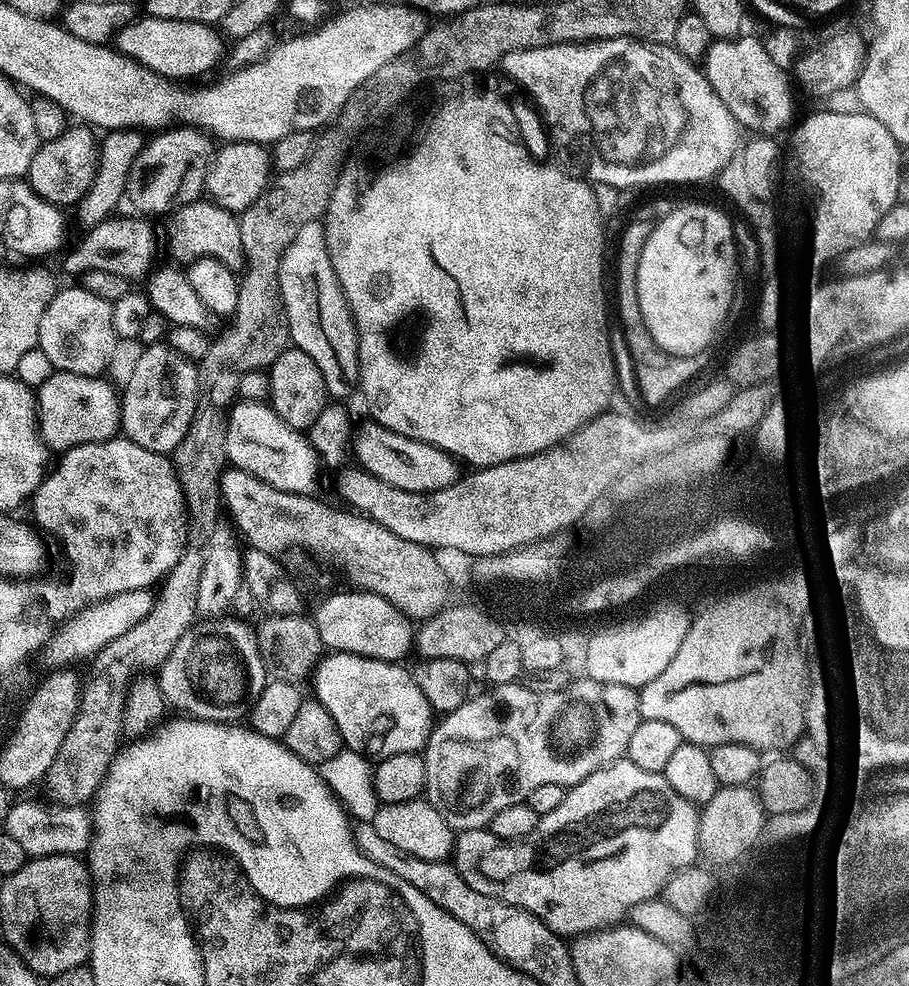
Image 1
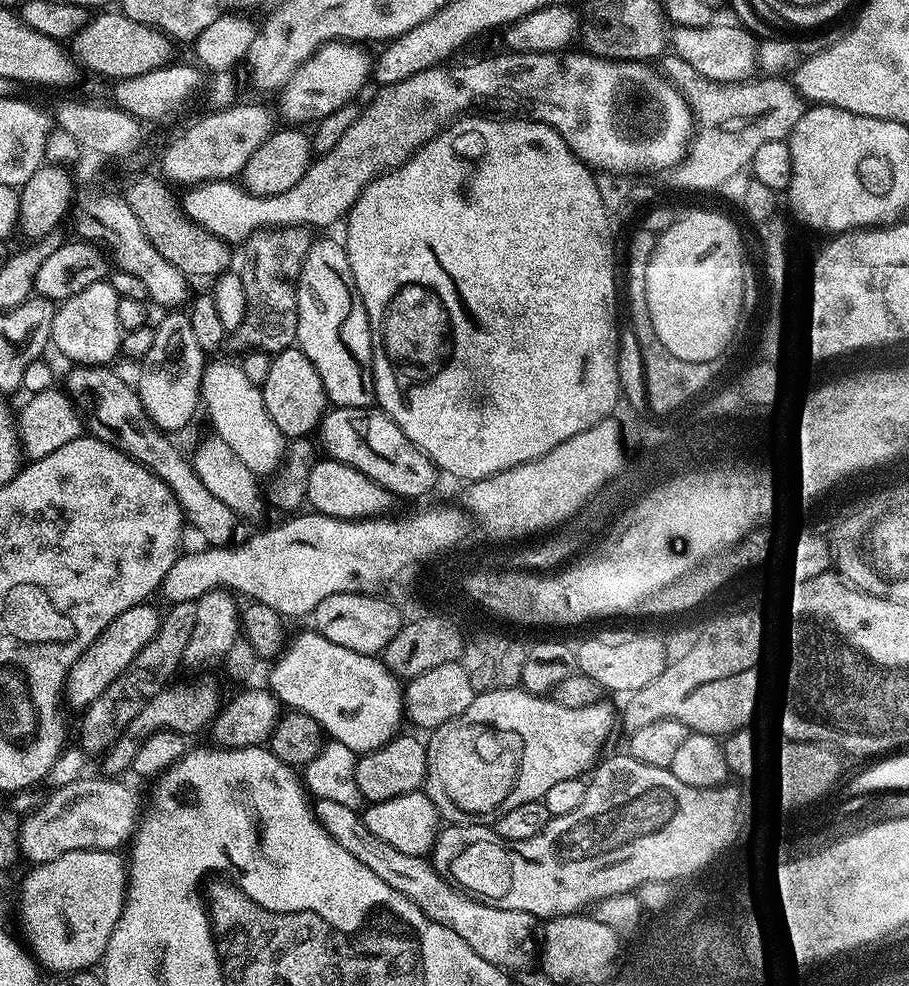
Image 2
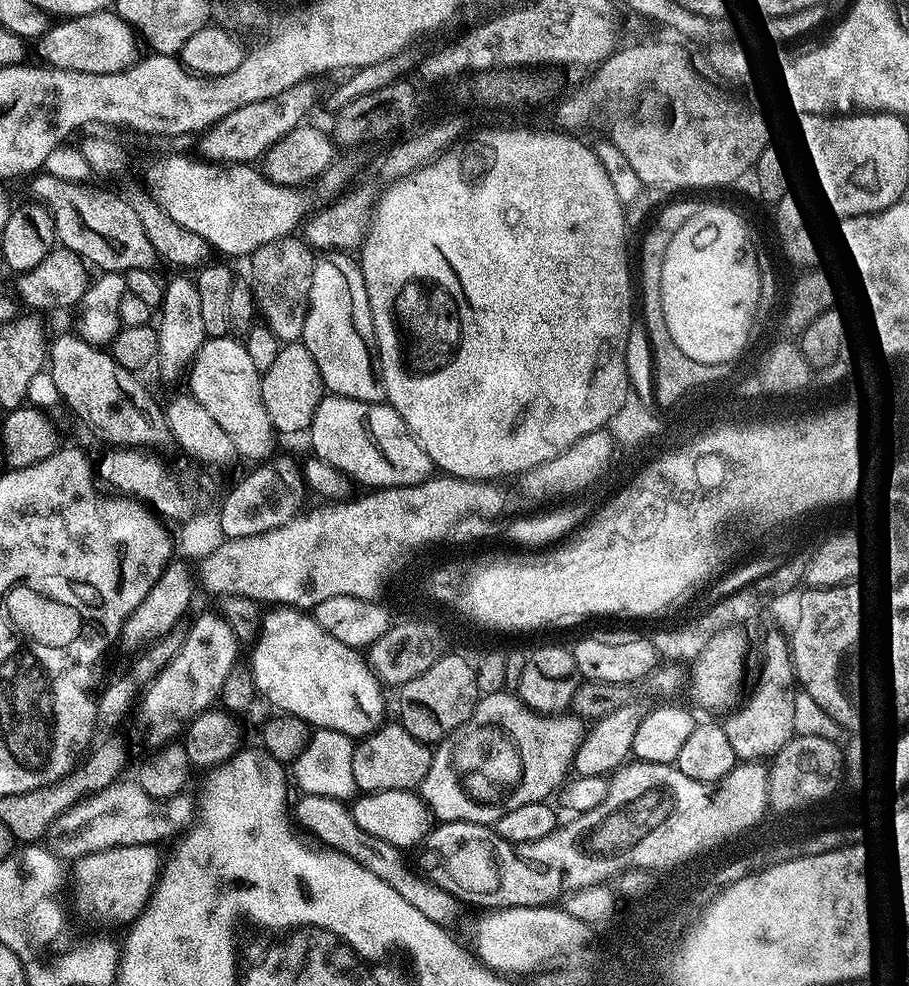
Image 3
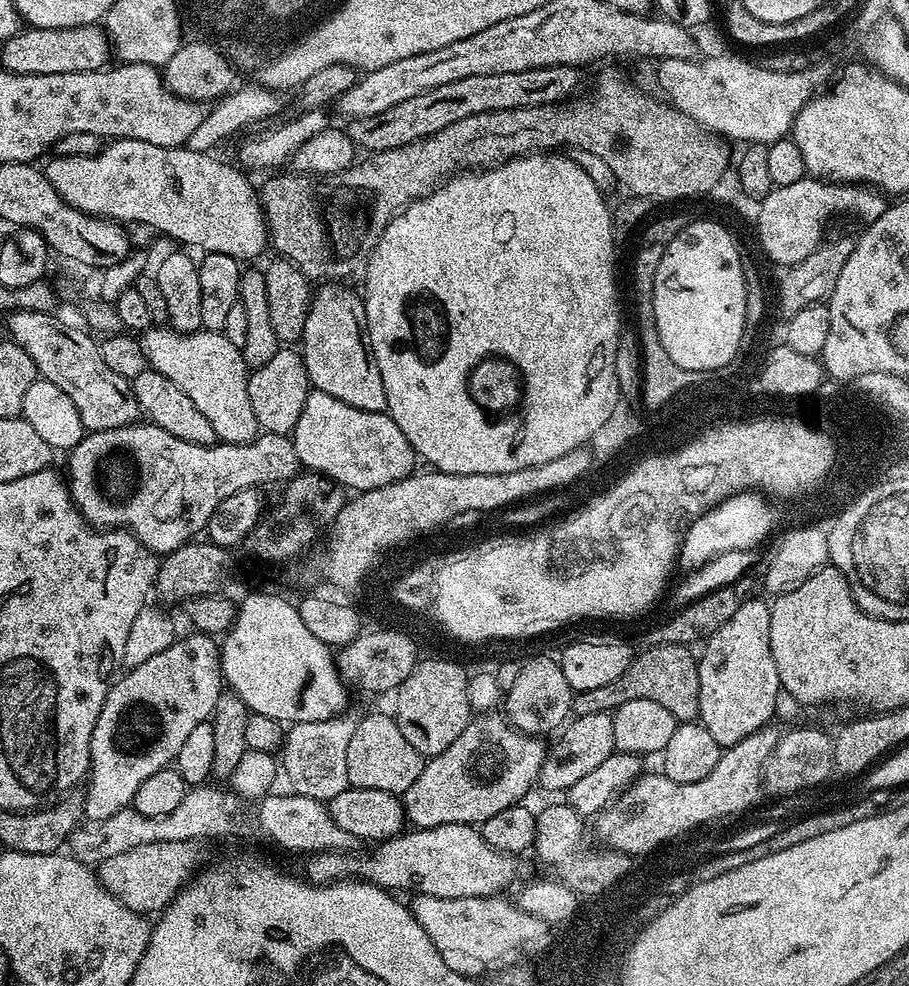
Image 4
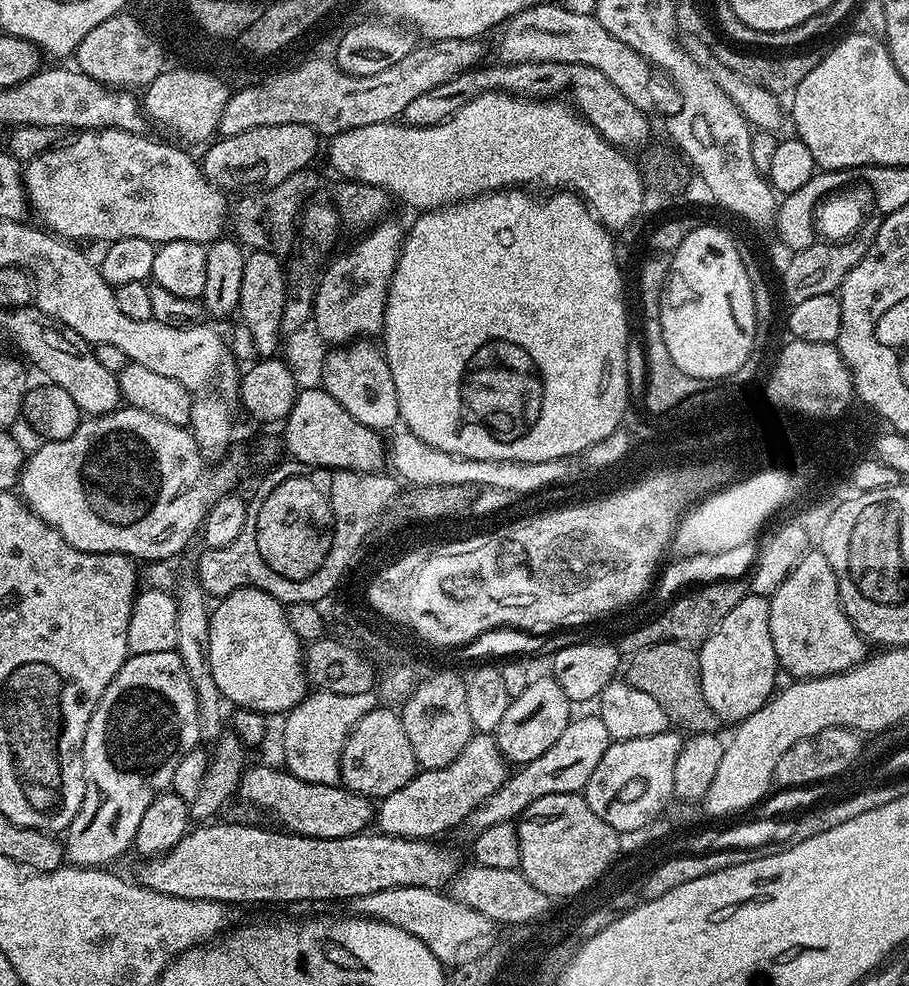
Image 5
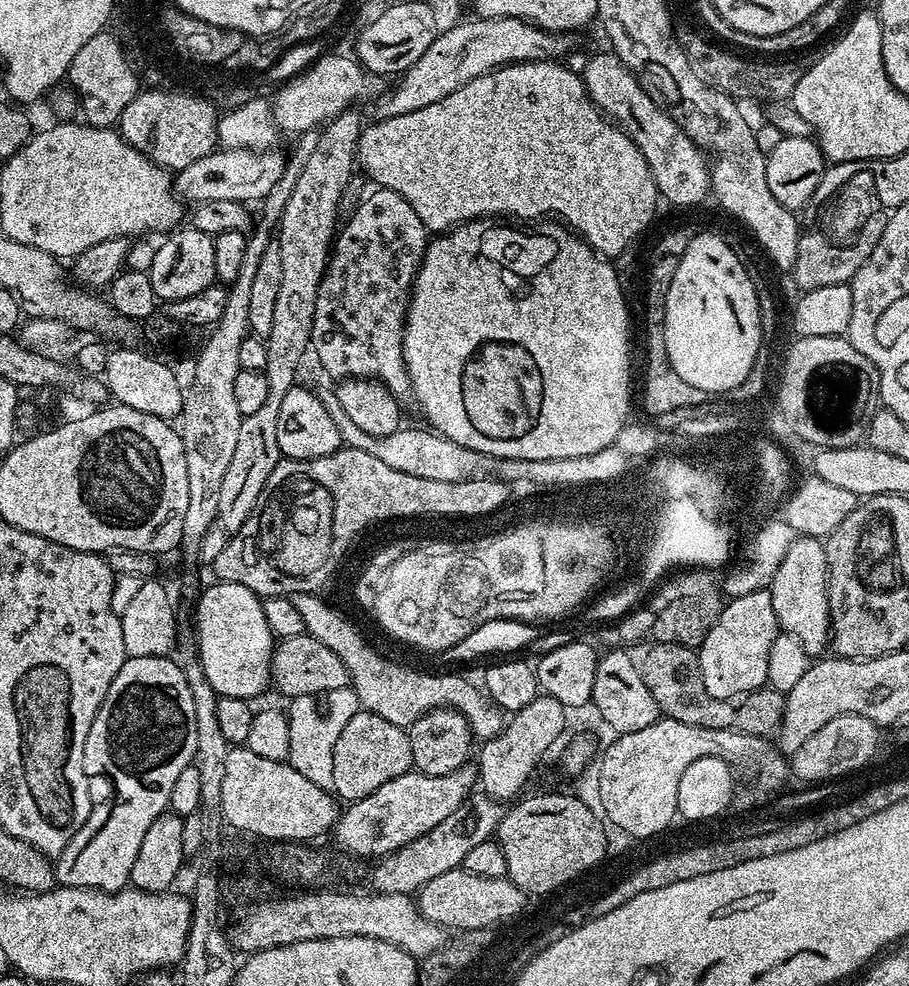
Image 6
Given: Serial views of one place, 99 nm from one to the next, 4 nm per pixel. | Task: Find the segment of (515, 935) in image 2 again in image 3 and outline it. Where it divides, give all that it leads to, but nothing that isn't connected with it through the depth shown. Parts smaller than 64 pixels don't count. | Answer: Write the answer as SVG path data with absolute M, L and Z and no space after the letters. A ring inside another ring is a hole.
M307 794L301 795L299 798L301 800L297 804L295 801L294 804L294 820L301 829L304 827L310 835L317 836L320 839L317 841L323 847L330 848L333 852L340 852L354 862L366 866L366 870L370 870L370 874L378 874L378 878L382 878L382 882L386 882L386 886L390 886L398 894L402 894L402 898L406 898L406 902L410 902L410 906L414 906L414 910L418 910L426 918L430 918L430 922L452 926L456 920L457 900L449 892L442 890L421 875L419 871L417 871L418 873L411 872L407 862L404 861L405 853L401 849L390 846L390 842L382 842L382 838L374 838L374 834L366 834L366 830L362 830L362 826L358 826L358 822L354 822L349 805L345 801Z

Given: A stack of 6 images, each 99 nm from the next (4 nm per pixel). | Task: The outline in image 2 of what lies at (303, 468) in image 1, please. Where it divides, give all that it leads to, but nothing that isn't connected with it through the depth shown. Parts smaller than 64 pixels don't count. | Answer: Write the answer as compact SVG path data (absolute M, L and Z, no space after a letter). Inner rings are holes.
M209 363L204 369L204 376L200 380L200 394L203 407L208 407L208 416L212 419L212 428L215 435L257 477L264 478L272 471L281 467L285 459L286 438L274 426L270 414L264 405L263 391L246 378L241 365L235 364L212 364Z

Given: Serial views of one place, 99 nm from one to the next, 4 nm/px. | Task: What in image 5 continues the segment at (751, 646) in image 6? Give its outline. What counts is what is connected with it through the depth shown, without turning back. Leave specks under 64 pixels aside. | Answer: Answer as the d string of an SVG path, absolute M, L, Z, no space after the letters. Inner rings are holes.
M749 594L742 598L742 602L722 618L716 631L699 645L698 655L702 694L721 721L739 722L763 708L774 695L778 673L774 641L770 636L769 597Z

